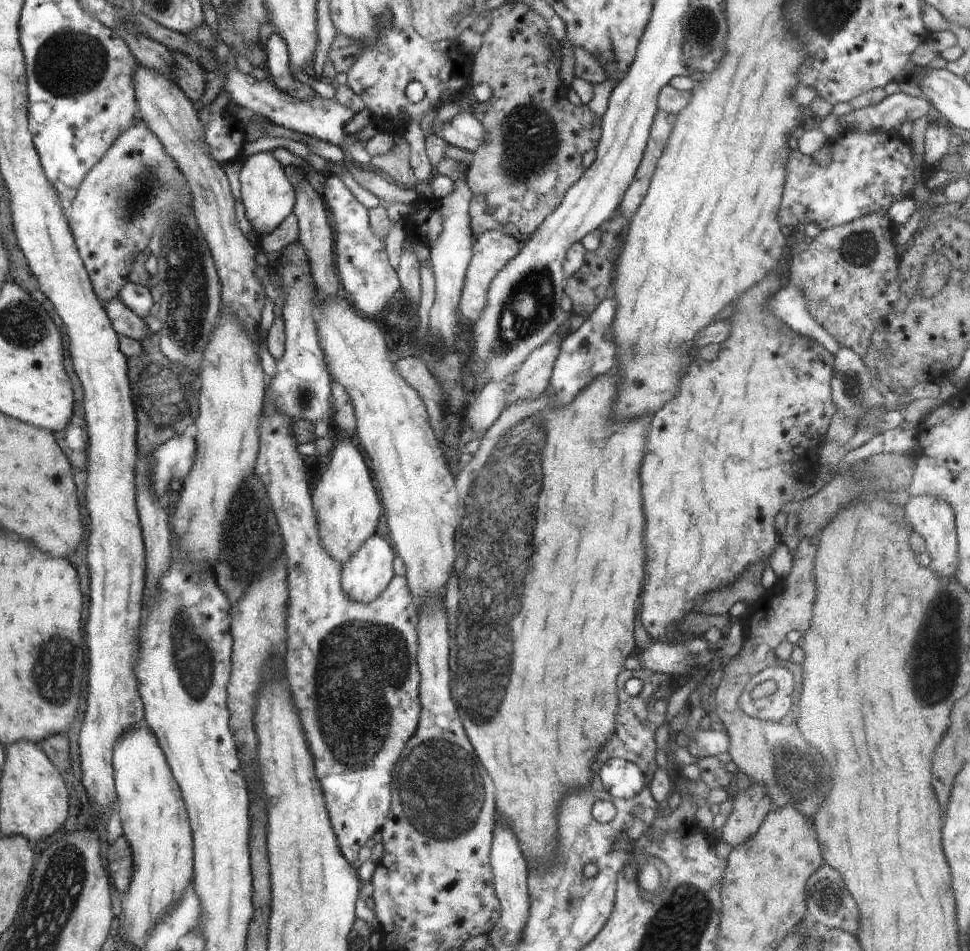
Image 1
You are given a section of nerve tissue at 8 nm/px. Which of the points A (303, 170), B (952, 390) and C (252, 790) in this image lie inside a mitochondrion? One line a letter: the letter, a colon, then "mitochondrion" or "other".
A: other
B: other
C: other

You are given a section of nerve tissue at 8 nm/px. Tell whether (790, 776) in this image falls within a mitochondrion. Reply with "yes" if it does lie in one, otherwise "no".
yes

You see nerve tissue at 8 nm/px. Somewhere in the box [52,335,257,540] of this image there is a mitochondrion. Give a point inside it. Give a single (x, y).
(166, 405)

